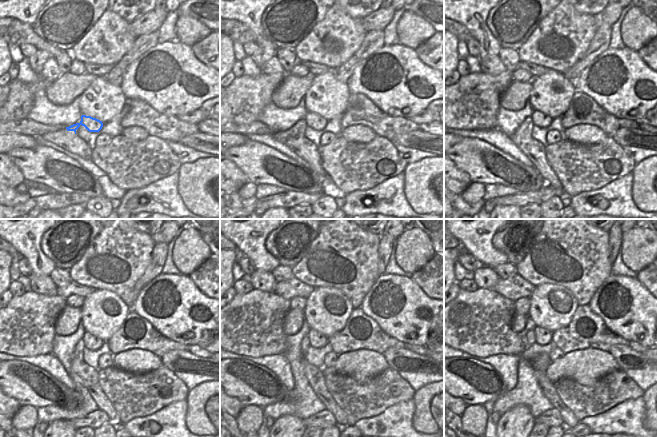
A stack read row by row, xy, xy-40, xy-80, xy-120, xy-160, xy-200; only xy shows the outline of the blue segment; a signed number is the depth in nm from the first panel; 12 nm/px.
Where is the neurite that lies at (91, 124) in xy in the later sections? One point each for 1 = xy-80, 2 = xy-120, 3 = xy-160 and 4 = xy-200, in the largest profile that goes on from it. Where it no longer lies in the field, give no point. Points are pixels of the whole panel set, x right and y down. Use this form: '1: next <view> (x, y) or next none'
1: next xy-80 (537, 118)
2: next xy-120 (93, 343)
3: next xy-160 (315, 339)
4: next xy-200 (541, 336)

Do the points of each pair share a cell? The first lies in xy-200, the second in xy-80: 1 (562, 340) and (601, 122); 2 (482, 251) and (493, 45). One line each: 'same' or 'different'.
1: same
2: same

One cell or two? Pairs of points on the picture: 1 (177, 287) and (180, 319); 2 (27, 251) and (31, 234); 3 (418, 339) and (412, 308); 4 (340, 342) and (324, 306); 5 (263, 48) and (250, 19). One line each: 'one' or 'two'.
1: one
2: one
3: one
4: two
5: one

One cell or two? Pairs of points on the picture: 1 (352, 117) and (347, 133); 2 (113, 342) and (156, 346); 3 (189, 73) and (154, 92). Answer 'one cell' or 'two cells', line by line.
1: two cells
2: one cell
3: one cell

